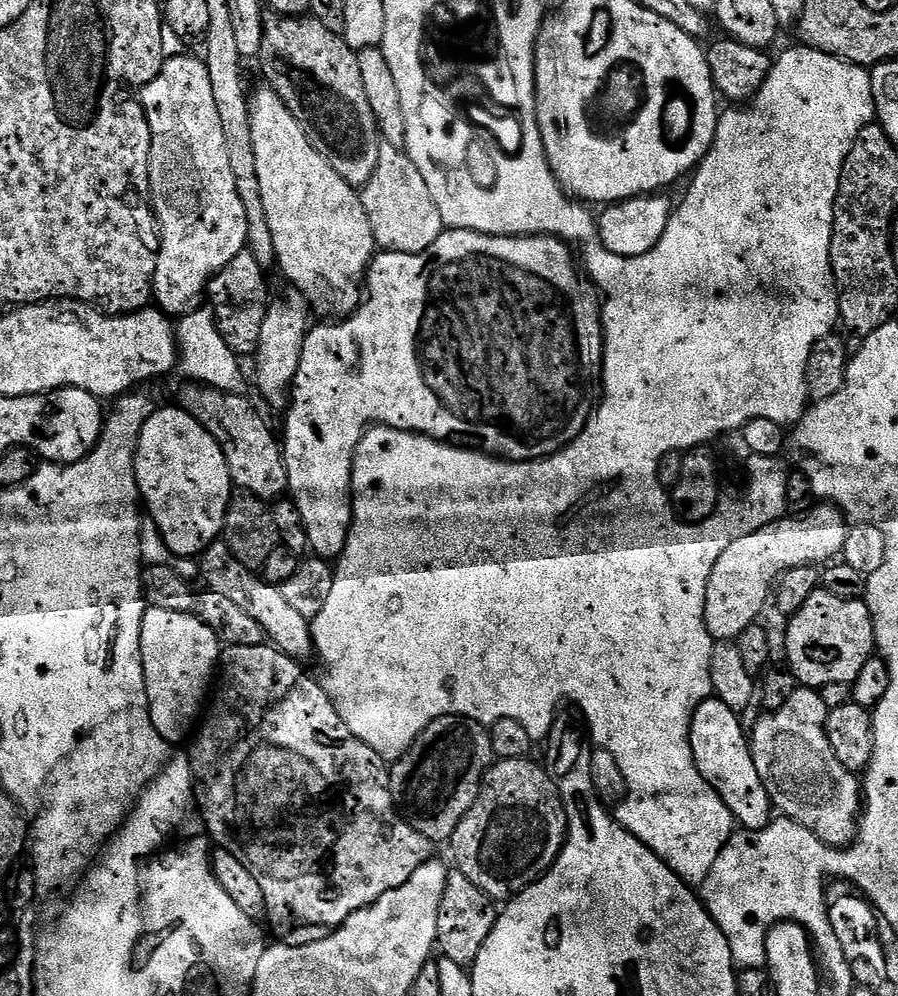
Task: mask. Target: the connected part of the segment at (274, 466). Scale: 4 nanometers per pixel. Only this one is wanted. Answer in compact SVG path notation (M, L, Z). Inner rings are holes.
M192 382L180 392L179 407L183 408L222 446L232 471L233 485L241 493L258 496L265 502L276 502L289 491L288 467L284 461L284 450L281 441L272 433L264 416L240 392L223 392L217 388L201 386Z

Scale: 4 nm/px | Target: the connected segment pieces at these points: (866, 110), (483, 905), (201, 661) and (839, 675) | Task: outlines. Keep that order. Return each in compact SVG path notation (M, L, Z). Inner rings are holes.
M795 47L788 48L780 57L778 55L775 57L766 82L758 90L758 94L752 97L747 106L732 106L729 107L732 108L729 112L721 111L719 113L716 121L716 137L714 138L714 142L710 146L710 150L705 154L704 159L696 165L694 171L691 173L690 179L687 181L687 184L689 183L688 189L685 190L680 204L678 200L678 203L675 205L670 222L666 226L666 234L662 234L662 238L658 242L658 246L654 246L654 250L650 250L645 256L619 256L611 252L609 248L604 247L603 243L600 242L585 246L584 264L588 267L589 276L587 276L587 279L591 281L594 288L594 283L596 283L597 289L595 288L595 291L597 293L600 291L604 295L604 304L602 300L598 308L600 325L604 327L604 370L602 373L602 399L599 401L592 419L585 426L583 434L573 444L566 446L561 452L555 452L553 456L547 456L544 460L527 460L521 464L515 464L513 460L493 458L485 453L469 450L464 446L453 446L448 442L433 440L431 436L421 436L419 432L403 432L397 428L389 428L387 426L373 426L369 428L360 440L360 445L354 458L354 466L352 467L352 529L348 535L347 546L344 547L344 554L339 557L338 563L334 568L336 574L334 590L330 590L330 599L326 602L326 606L322 606L322 614L318 614L310 622L312 626L313 649L318 653L318 656L320 652L320 660L324 663L322 683L325 692L328 693L333 706L338 710L342 722L346 722L349 730L359 740L366 742L366 746L370 746L370 750L374 750L385 762L399 760L412 747L412 743L435 720L443 716L465 716L467 720L476 720L485 726L491 726L494 722L498 722L502 718L514 718L514 722L522 722L522 726L526 726L526 734L530 734L530 738L534 742L544 742L547 741L548 735L552 733L552 724L555 722L558 709L561 707L559 704L563 700L573 700L577 704L575 707L582 713L583 719L588 725L588 731L593 745L596 748L605 748L610 754L614 754L614 758L618 762L618 767L622 769L622 778L626 778L628 799L621 802L615 809L614 815L616 819L624 825L627 832L634 834L634 838L638 838L638 842L650 846L650 850L654 850L654 854L658 854L658 858L662 858L662 862L666 862L666 866L670 866L670 870L674 870L674 874L681 876L690 886L699 886L704 883L706 874L710 874L710 866L714 866L714 861L718 858L718 854L722 854L722 846L726 846L726 842L732 837L734 831L731 810L726 806L726 802L722 802L720 795L708 785L706 778L702 778L702 774L694 762L694 754L690 750L690 726L692 725L694 714L698 710L700 703L713 695L712 683L710 682L710 654L712 653L714 641L704 621L706 586L710 582L710 574L714 570L718 558L722 558L723 552L725 552L726 546L730 546L730 542L734 542L746 534L754 534L758 530L770 526L775 520L785 519L787 512L784 511L788 508L788 466L778 456L762 457L760 455L749 455L746 464L744 497L732 499L725 497L716 508L716 514L712 519L705 520L703 524L685 524L683 520L674 518L669 493L658 482L658 462L666 454L670 454L671 452L683 453L687 449L697 447L701 442L712 442L708 440L714 439L715 436L724 436L727 432L739 433L752 419L769 419L771 422L778 423L781 426L794 426L804 417L805 411L810 404L808 391L806 390L806 362L810 362L810 350L814 350L814 346L822 338L833 335L835 328L832 327L835 326L836 319L839 321L842 316L838 280L832 274L832 255L830 254L832 223L834 222L834 202L838 194L838 182L842 174L842 166L846 162L848 151L854 142L854 138L858 138L858 134L866 125L873 123L876 115L876 103L874 102L874 94L872 93L872 73L869 69L859 68L857 64L851 64L845 60L834 58L830 54L818 51L817 48Z
M459 870L449 871L446 890L442 890L442 903L438 906L436 948L439 955L450 962L458 962L458 966L471 969L478 954L482 954L482 946L486 946L486 938L490 938L494 930L497 915L498 908L491 896L478 890L466 874Z
M149 607L142 618L140 645L144 685L154 730L158 730L167 744L183 745L183 740L187 741L193 735L205 711L220 663L220 640L214 630L193 613L174 614L172 610Z
M818 590L806 598L806 606L798 610L787 621L788 637L784 640L784 648L788 651L787 667L803 687L813 690L825 688L830 682L842 682L853 685L858 674L862 674L862 668L868 660L873 659L876 647L876 631L872 615L867 603L863 599L847 600L844 596L835 596L832 592Z

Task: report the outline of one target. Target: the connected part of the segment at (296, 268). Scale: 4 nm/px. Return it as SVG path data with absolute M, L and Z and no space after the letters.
M265 86L265 88L260 88L257 92L254 92L250 100L250 107L252 110L254 162L258 170L258 184L262 190L262 204L266 210L266 220L270 222L270 234L274 234L274 250L276 251L276 263L279 271L284 271L285 276L290 280L288 282L308 299L309 309L315 315L317 312L320 318L347 318L362 303L362 293L366 288L368 270L371 268L372 261L378 252L374 230L370 230L370 218L366 218L361 193L357 189L350 187L342 178L342 174L338 174L338 170L334 170L334 166L330 166L330 162L326 162L324 155L312 145L312 137L308 135L303 123L298 118L294 118L294 114L285 106L275 88Z

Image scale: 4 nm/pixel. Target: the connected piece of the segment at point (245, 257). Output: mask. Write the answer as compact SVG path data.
M247 250L239 252L229 265L208 281L207 299L212 299L210 311L216 317L216 325L226 338L233 352L241 358L251 357L262 338L262 322L266 322L266 314L270 303L268 296L268 280L266 269L260 265L258 258Z

